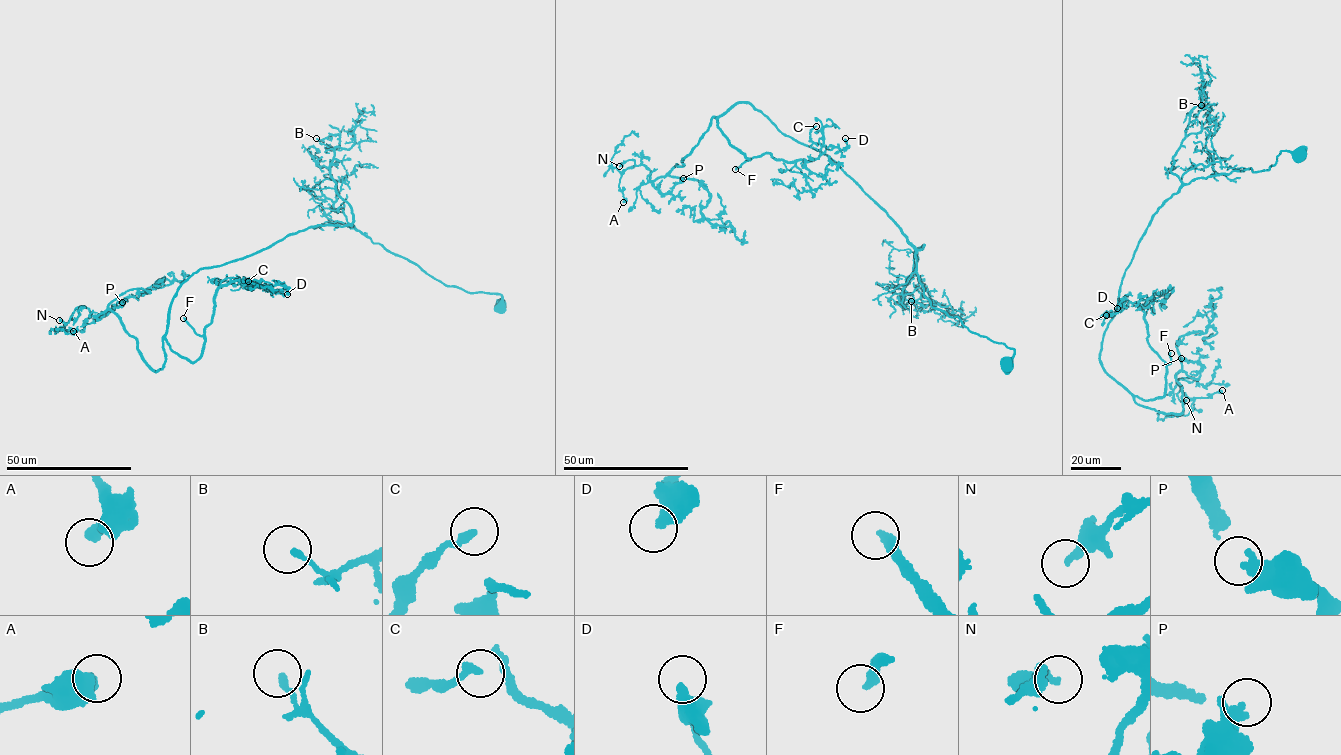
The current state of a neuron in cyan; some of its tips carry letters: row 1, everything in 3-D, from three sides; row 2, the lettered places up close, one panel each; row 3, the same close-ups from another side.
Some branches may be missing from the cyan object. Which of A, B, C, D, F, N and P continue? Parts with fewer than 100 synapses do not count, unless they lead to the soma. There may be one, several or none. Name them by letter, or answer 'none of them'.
F

